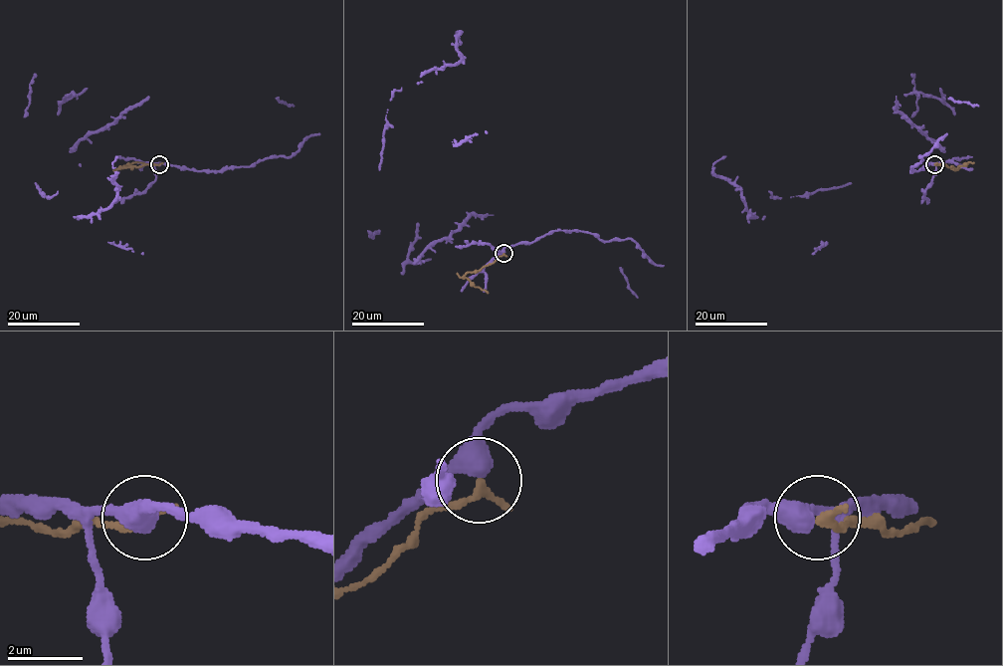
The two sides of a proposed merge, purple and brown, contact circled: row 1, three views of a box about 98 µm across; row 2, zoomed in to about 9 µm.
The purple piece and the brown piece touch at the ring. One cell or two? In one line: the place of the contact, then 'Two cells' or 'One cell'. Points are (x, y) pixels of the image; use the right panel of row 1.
Place: (934, 164). Two cells

